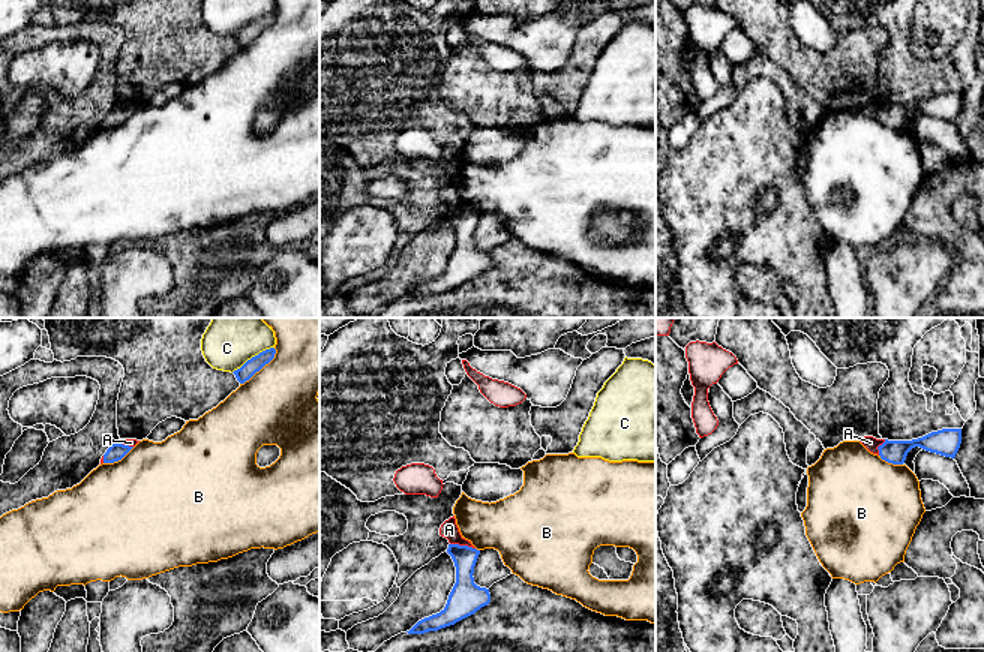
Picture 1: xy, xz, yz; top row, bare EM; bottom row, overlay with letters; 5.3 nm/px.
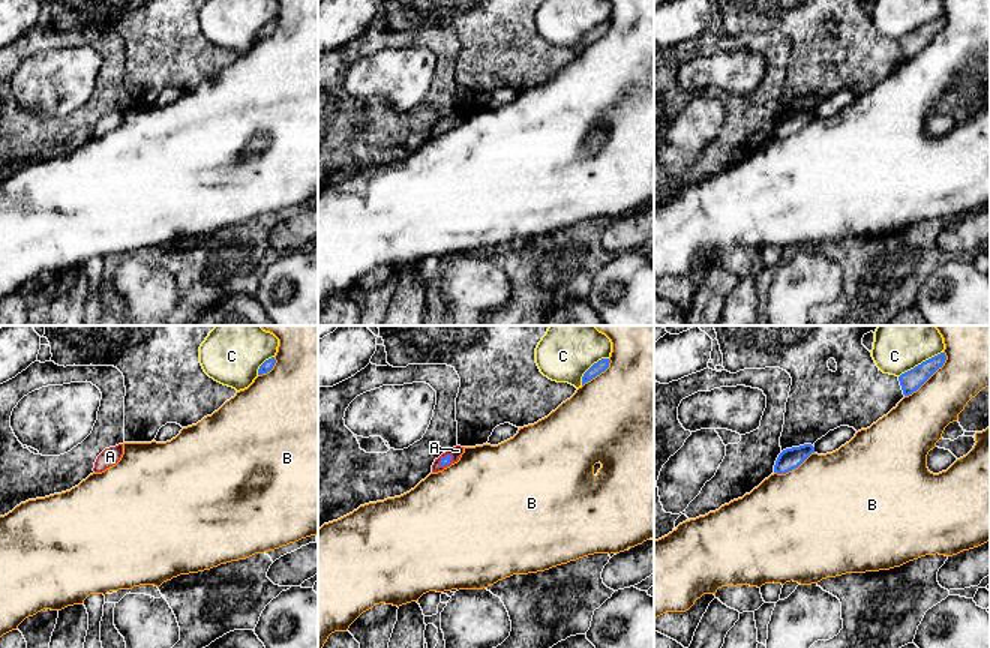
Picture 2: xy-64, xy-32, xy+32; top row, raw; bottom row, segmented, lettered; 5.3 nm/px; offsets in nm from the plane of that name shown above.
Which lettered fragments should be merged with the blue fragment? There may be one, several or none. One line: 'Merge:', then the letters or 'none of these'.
Merge: A

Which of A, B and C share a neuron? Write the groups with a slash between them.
A / B / C

